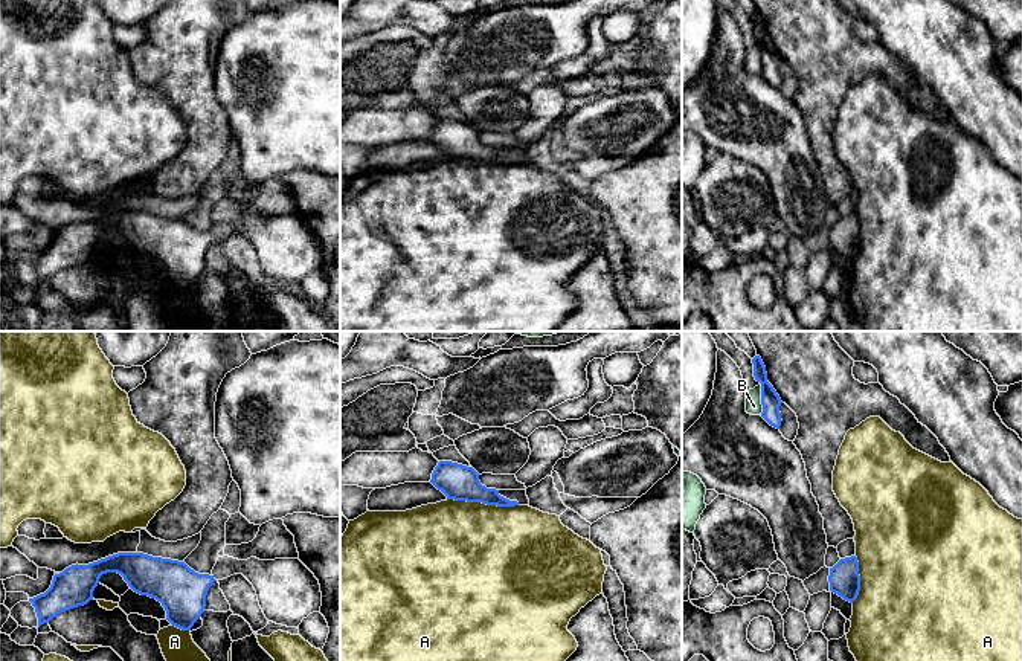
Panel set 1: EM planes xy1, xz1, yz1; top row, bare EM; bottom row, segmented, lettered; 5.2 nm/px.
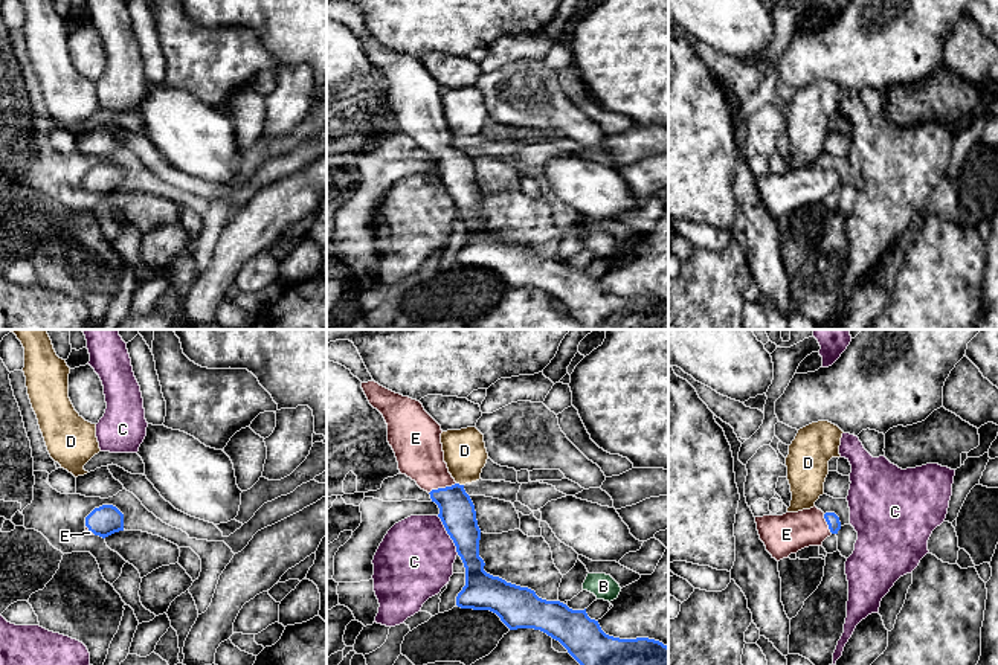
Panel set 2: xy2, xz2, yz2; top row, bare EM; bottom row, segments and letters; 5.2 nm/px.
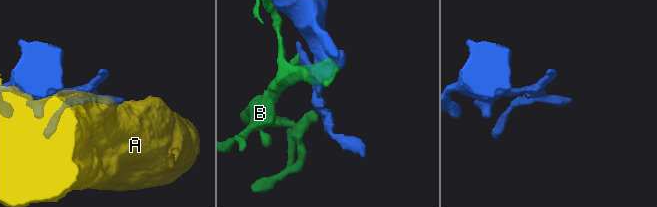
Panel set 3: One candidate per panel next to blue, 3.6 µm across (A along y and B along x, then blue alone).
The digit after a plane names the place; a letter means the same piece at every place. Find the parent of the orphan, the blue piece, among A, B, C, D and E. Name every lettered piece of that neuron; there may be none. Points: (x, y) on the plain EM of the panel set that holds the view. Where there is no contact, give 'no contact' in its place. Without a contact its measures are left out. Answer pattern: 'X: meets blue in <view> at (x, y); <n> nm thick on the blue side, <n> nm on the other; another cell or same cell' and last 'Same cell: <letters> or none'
A: meets blue in xz1 at (482, 161); 190 nm thick on the blue side, 500 nm on the other; another cell
B: meets blue in yz1 at (761, 58); 100 nm thick on the blue side, 90 nm on the other; another cell
C: meets blue in xz2 at (449, 192); 190 nm thick on the blue side, 400 nm on the other; another cell
D: meets blue in xz2 at (458, 142); 190 nm thick on the blue side, 220 nm on the other; another cell
E: meets blue in xz2 at (441, 147); 190 nm thick on the blue side, 260 nm on the other; same cell
Same cell: E

